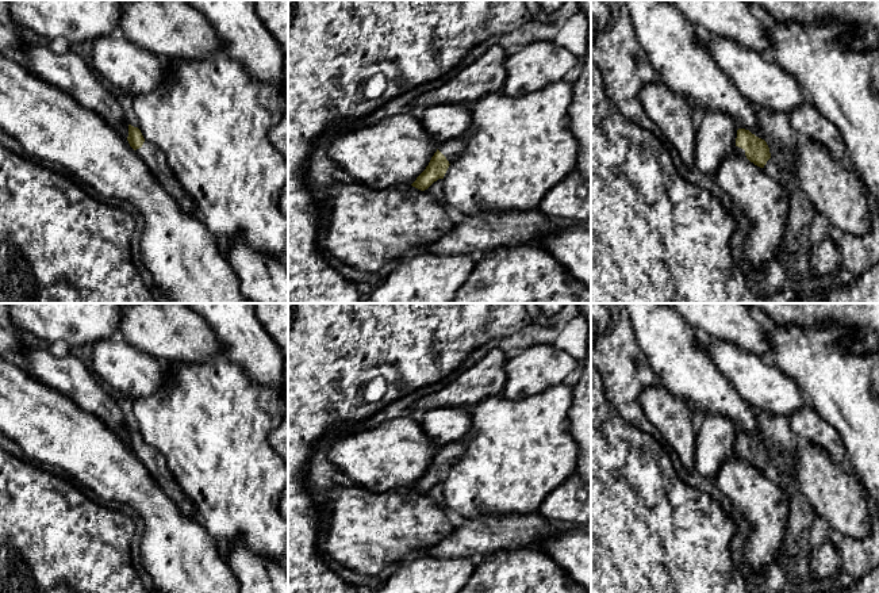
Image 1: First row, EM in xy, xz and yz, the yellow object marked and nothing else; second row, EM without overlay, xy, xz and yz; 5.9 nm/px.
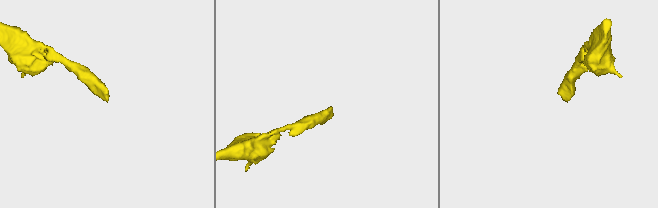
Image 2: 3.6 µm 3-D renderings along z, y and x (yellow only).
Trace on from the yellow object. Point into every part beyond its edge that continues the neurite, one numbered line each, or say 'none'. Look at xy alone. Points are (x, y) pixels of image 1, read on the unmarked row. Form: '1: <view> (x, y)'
1: xy (152, 459)

